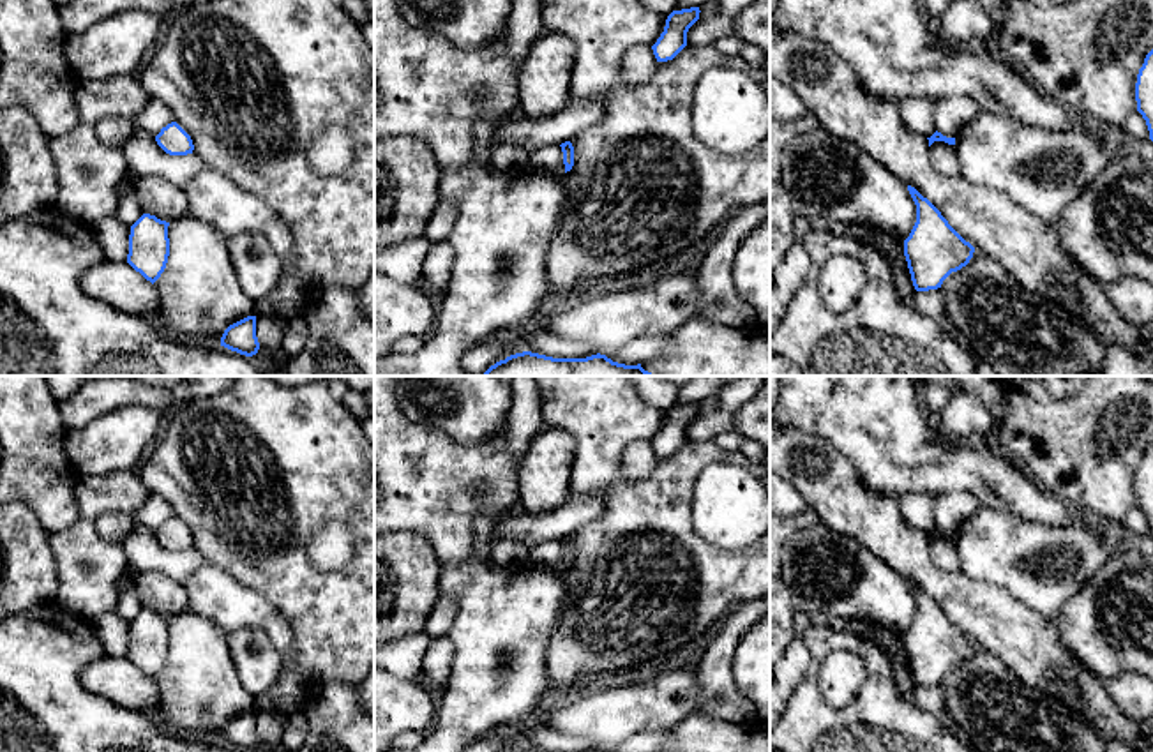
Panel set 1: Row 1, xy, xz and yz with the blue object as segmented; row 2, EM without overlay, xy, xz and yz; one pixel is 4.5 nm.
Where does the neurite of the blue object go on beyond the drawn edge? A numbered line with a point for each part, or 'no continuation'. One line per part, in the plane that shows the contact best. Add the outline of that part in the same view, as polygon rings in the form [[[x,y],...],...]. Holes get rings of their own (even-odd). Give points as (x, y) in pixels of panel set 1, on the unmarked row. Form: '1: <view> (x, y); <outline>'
no continuation

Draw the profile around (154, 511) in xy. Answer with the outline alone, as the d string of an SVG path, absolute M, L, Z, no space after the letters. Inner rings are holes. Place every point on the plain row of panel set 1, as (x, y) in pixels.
M150 494L132 519L136 526L155 533L171 517L171 505L164 498Z

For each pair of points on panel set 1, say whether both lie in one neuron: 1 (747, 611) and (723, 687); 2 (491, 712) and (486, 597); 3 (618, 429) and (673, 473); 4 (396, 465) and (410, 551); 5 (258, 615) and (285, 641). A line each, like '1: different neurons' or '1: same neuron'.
1: same neuron
2: same neuron
3: same neuron
4: different neurons
5: same neuron

